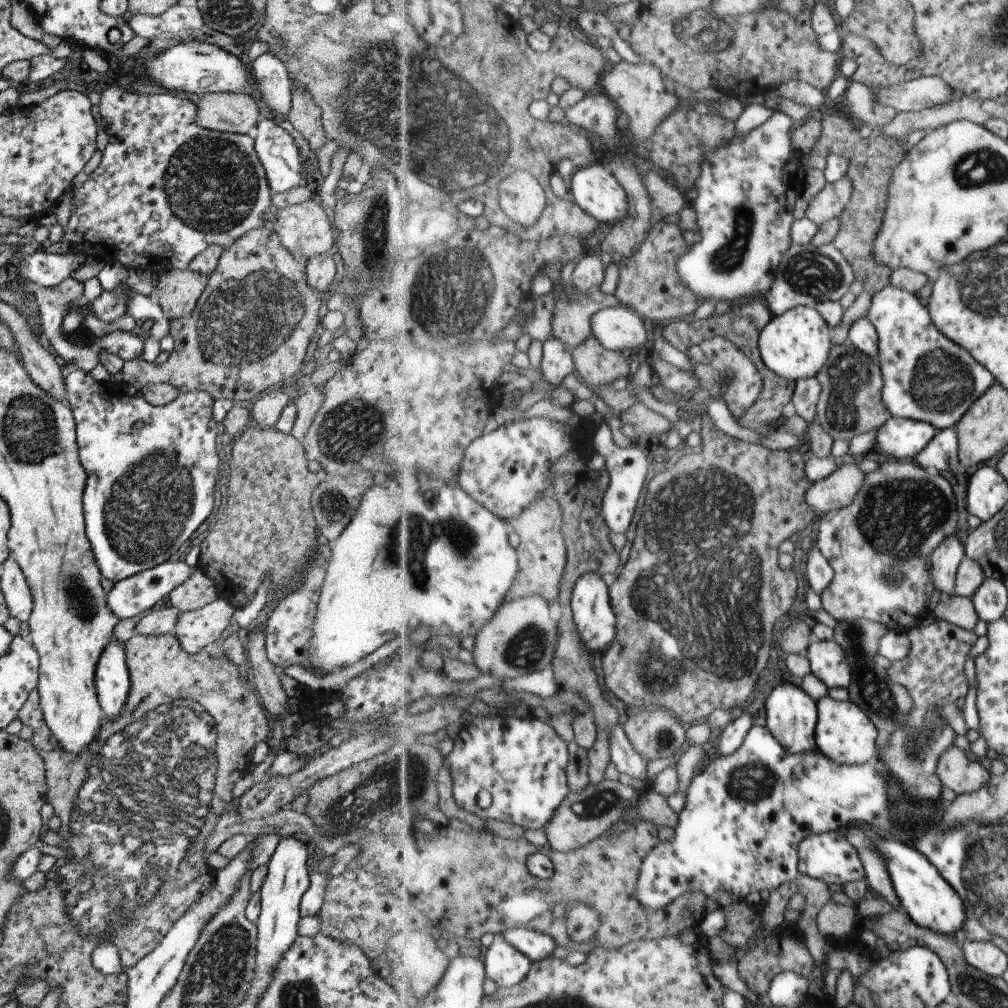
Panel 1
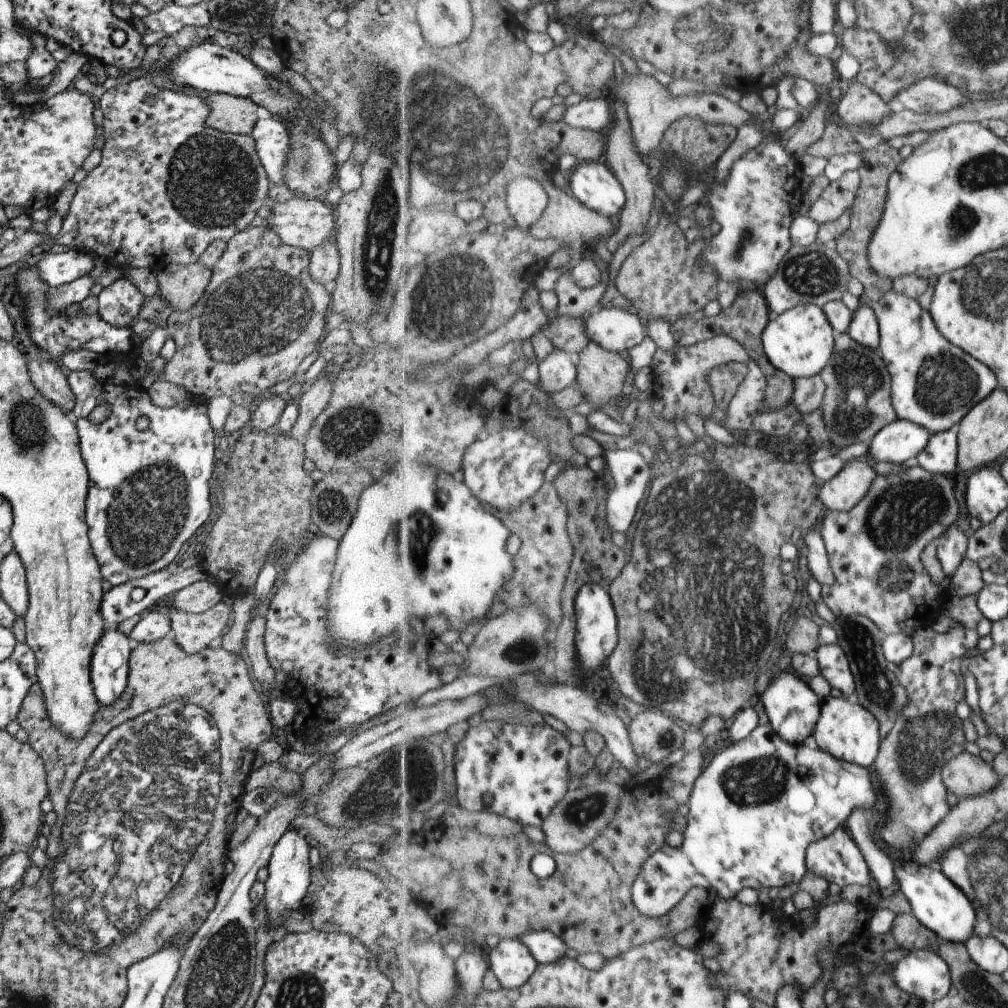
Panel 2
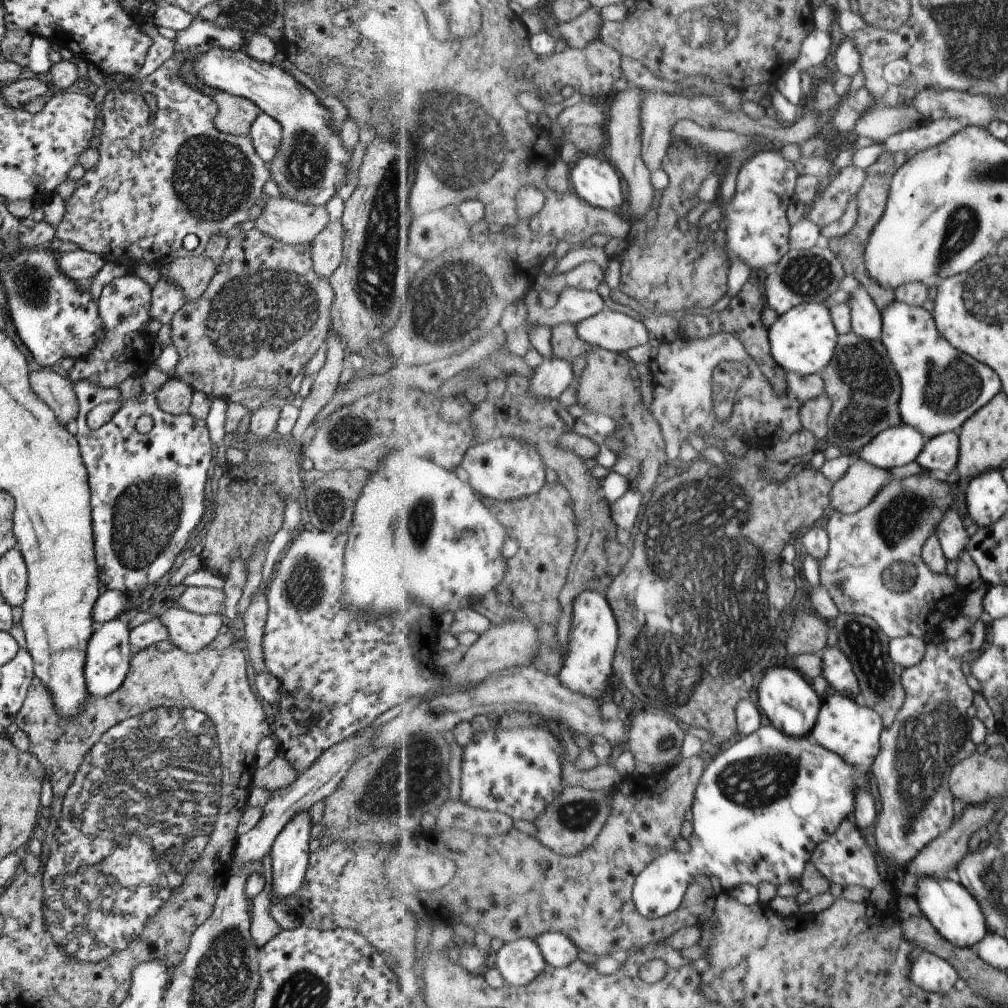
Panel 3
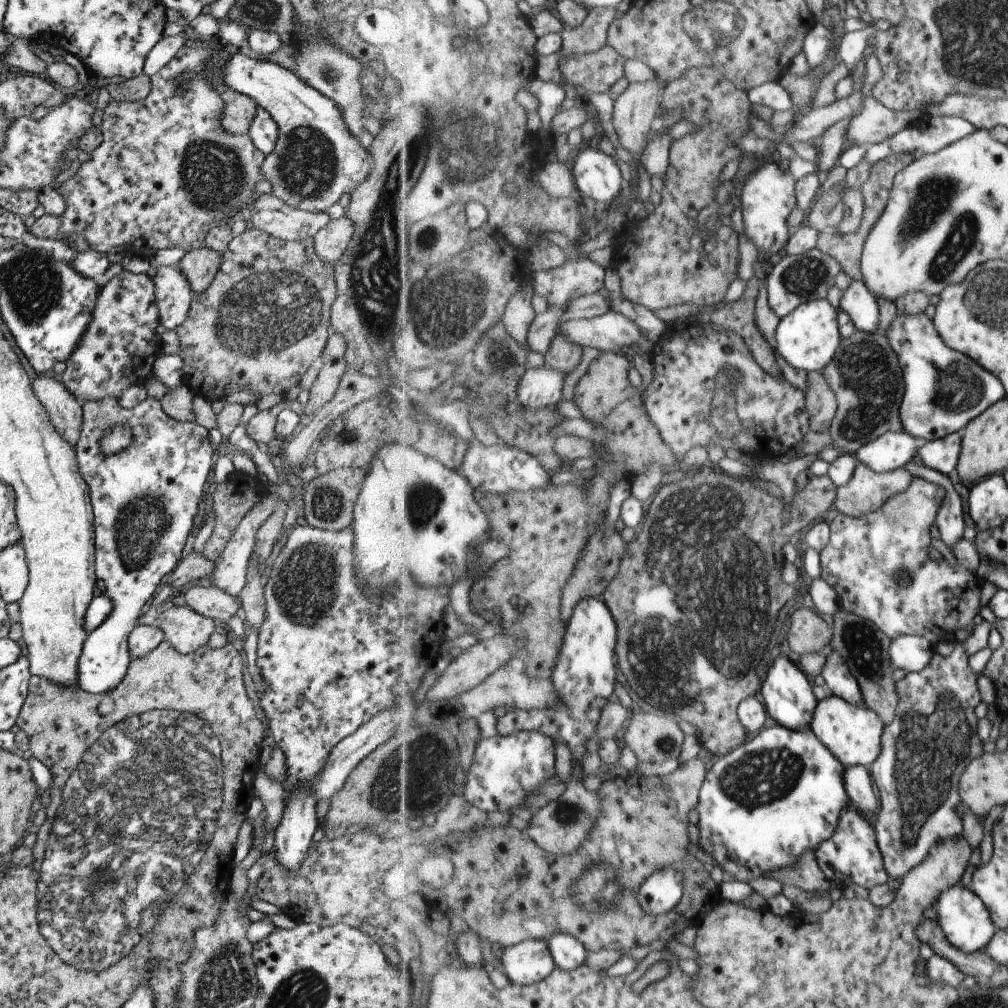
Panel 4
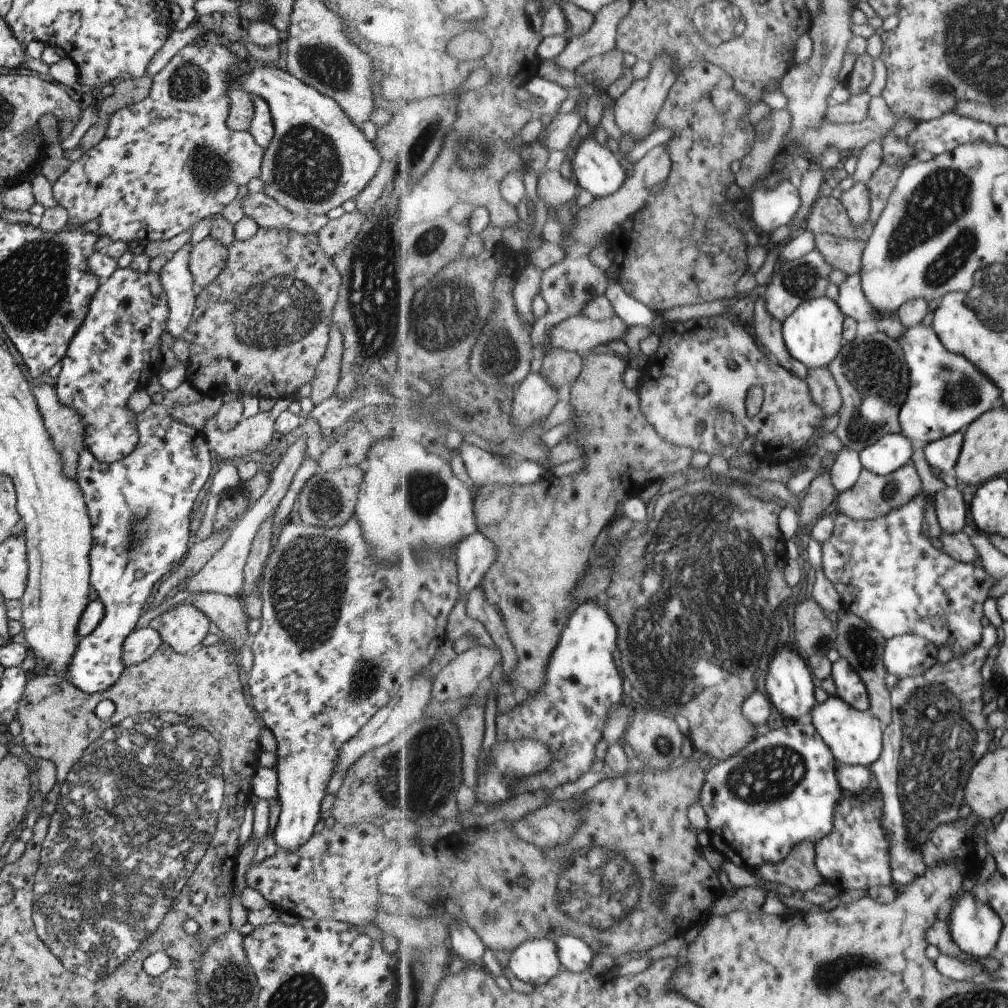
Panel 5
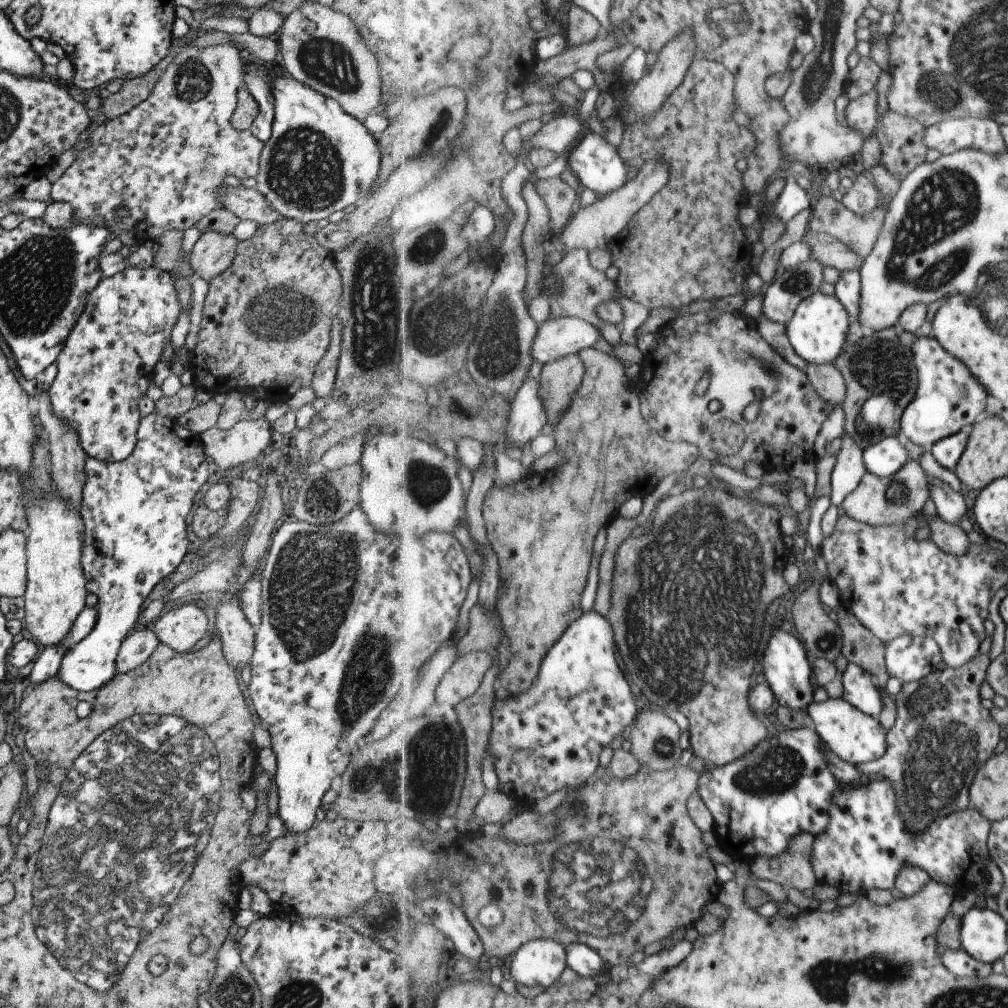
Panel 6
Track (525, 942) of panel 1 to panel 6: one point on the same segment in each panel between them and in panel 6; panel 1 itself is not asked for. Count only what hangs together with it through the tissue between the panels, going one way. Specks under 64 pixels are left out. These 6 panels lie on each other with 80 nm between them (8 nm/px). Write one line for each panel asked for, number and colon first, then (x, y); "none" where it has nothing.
2: (548, 947)
3: (560, 950)
4: (570, 952)
5: (576, 955)
6: (587, 962)

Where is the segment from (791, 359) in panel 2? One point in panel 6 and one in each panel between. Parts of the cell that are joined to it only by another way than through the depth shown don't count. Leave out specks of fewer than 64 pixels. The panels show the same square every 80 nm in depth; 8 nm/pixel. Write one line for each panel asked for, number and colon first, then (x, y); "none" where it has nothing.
3: (805, 340)
4: (810, 338)
5: (814, 335)
6: (821, 329)

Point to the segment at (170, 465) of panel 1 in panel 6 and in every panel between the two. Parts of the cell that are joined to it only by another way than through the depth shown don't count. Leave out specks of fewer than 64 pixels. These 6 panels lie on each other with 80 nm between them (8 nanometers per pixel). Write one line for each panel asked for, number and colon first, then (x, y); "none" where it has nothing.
2: (149, 491)
3: (147, 490)
4: (144, 499)
5: (140, 506)
6: (134, 511)

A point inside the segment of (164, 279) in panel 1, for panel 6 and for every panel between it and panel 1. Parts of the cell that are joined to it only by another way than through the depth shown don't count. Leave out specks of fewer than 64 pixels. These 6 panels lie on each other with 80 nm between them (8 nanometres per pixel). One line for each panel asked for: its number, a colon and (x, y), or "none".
2: (182, 286)
3: (193, 273)
4: (199, 266)
5: (206, 260)
6: (212, 253)

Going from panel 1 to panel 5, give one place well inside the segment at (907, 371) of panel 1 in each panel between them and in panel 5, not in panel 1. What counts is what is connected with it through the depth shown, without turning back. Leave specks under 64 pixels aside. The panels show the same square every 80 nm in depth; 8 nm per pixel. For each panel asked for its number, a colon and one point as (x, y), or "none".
2: (936, 384)
3: (943, 387)
4: (947, 390)
5: (949, 392)

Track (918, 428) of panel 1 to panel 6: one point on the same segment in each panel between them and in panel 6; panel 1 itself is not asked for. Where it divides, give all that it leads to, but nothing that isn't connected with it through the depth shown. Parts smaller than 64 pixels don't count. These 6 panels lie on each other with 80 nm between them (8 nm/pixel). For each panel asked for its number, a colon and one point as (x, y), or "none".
2: (902, 442)
3: (897, 446)
4: (893, 451)
5: (894, 451)
6: (886, 458)

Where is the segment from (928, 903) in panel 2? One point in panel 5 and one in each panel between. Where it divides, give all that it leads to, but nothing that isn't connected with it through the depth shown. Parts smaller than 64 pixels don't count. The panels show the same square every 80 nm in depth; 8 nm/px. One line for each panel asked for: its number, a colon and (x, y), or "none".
3: (956, 912)
4: (964, 916)
5: (978, 928)

